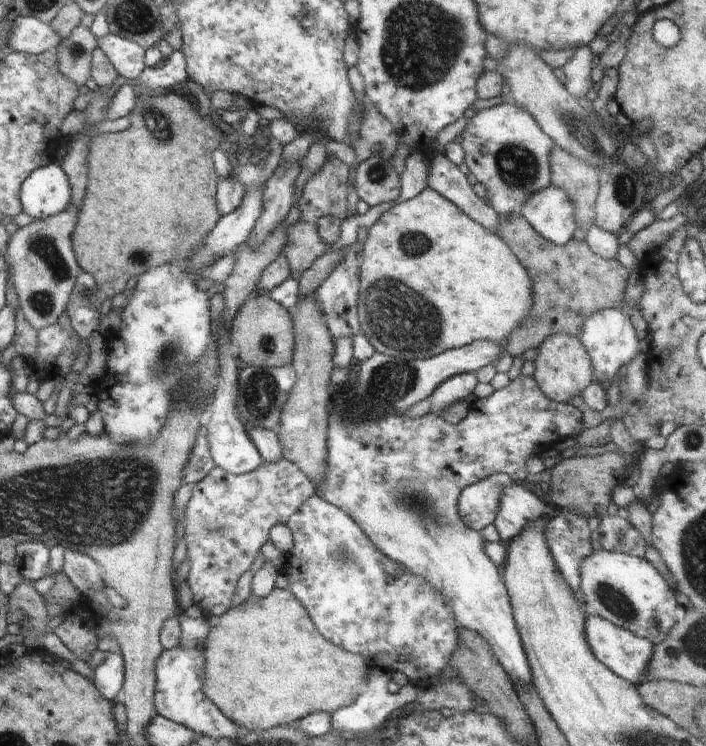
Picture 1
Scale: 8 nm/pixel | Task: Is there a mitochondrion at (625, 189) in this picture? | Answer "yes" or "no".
yes

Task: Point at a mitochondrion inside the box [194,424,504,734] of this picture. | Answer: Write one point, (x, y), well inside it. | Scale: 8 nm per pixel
(411, 500)

